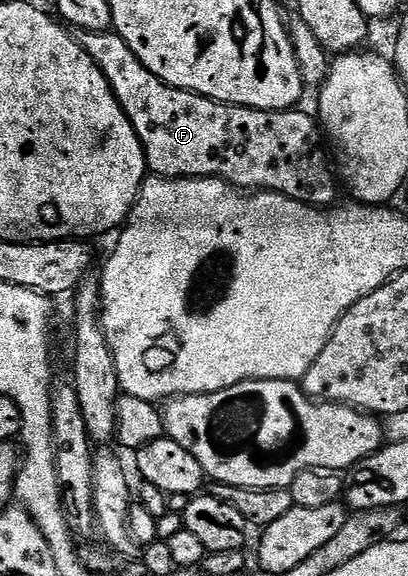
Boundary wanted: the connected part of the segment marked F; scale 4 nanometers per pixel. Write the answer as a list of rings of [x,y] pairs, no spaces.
[[[113,30],[79,31],[76,39],[78,45],[96,62],[96,66],[100,66],[104,78],[108,78],[124,114],[128,114],[140,138],[147,169],[153,175],[164,176],[168,180],[224,180],[239,190],[278,192],[281,196],[315,206],[330,206],[337,201],[334,200],[338,196],[338,188],[334,185],[336,172],[327,149],[322,149],[324,136],[319,121],[313,115],[310,117],[308,113],[299,110],[261,112],[255,108],[240,108],[237,104],[221,104],[219,100],[210,100],[207,96],[183,88],[173,88],[171,84],[156,78],[156,74],[152,74],[152,70],[148,70],[144,62],[136,58],[136,54],[132,54],[124,38],[120,38]]]

